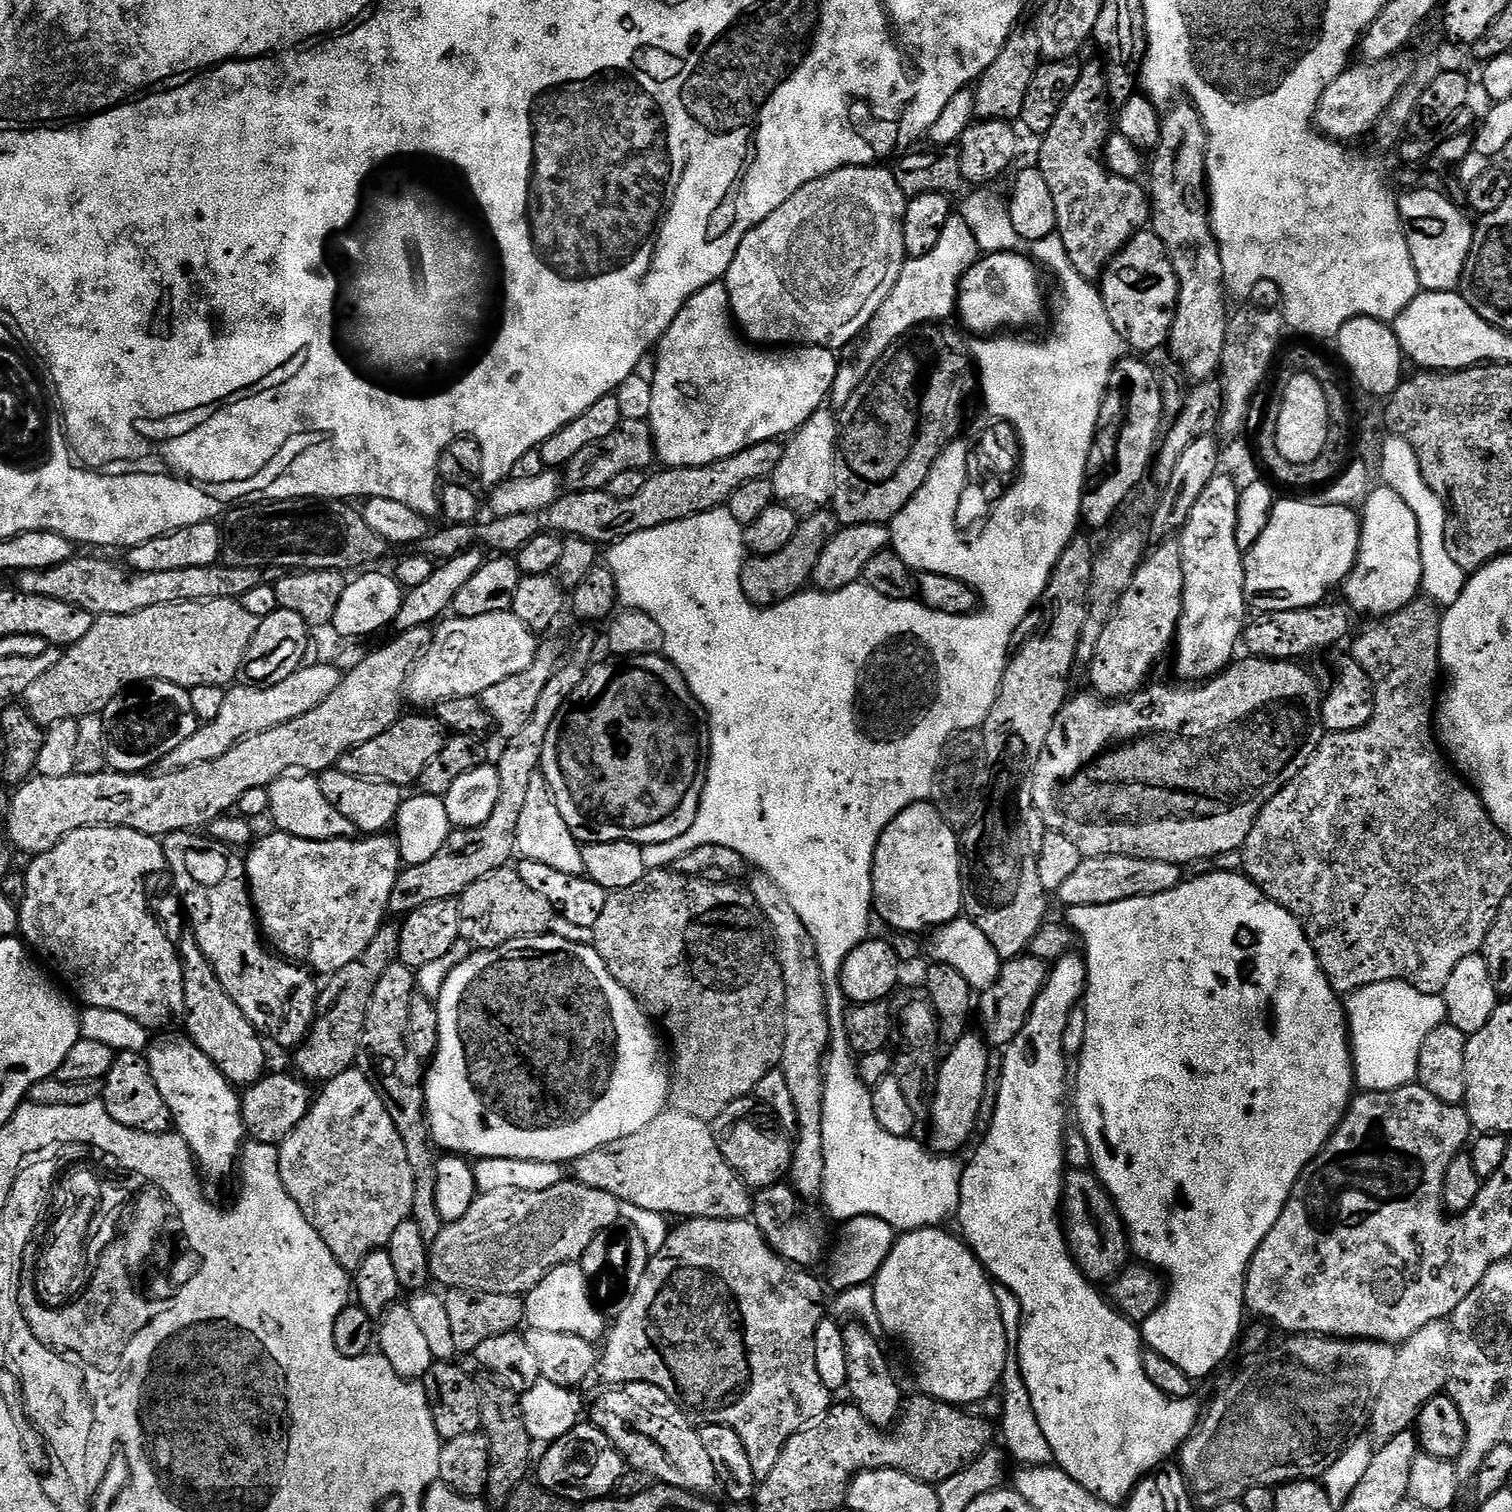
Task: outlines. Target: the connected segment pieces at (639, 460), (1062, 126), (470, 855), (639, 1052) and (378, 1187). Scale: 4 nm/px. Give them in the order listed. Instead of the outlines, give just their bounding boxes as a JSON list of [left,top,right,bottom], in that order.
[[562,420,656,492],[1038,59,1150,282],[388,636,592,918],[424,935,670,1164],[278,1066,414,1270]]

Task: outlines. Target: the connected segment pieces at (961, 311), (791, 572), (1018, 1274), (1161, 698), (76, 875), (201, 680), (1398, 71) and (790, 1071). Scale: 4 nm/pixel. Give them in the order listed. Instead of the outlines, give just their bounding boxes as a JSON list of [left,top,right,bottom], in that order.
[[955,250,1044,334],[740,510,841,608],[958,954,1202,1506],[1030,656,1326,866],[19,828,186,1034],[22,600,257,730],[1315,54,1414,142],[746,870,832,1201]]

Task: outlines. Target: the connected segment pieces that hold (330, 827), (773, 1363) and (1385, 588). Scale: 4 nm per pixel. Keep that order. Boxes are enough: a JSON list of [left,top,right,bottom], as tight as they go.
[[268,774,357,840],[598,1218,834,1481],[1342,487,1422,618]]

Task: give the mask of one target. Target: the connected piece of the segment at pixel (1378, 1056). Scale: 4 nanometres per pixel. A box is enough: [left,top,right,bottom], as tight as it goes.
[1346,980,1447,1092]

